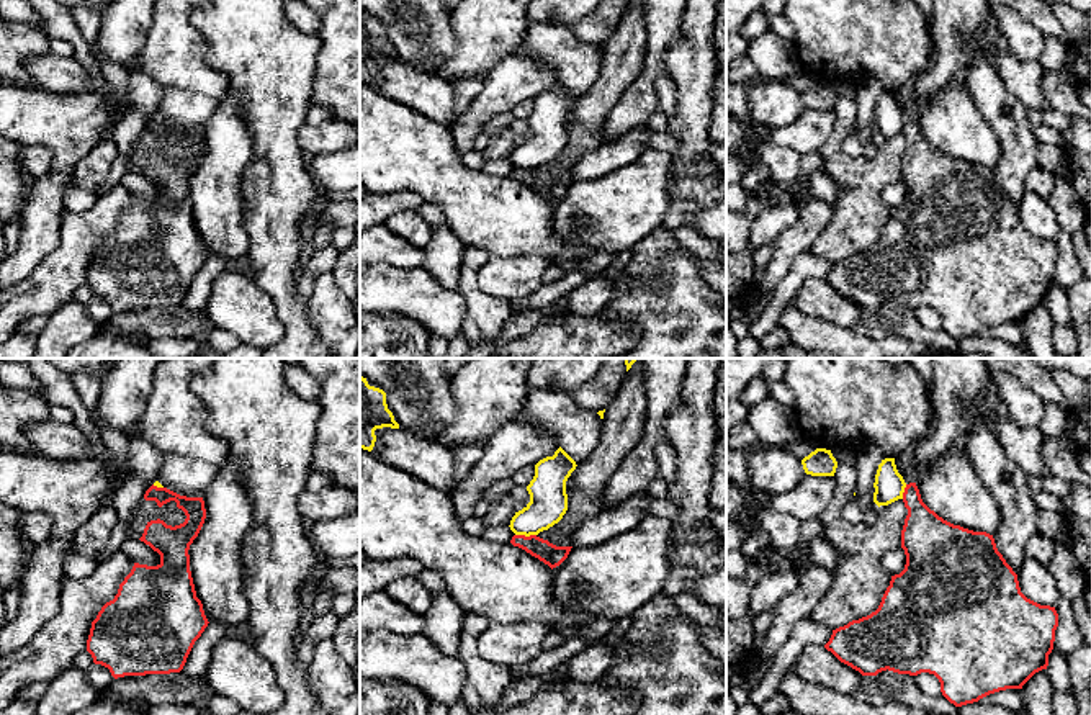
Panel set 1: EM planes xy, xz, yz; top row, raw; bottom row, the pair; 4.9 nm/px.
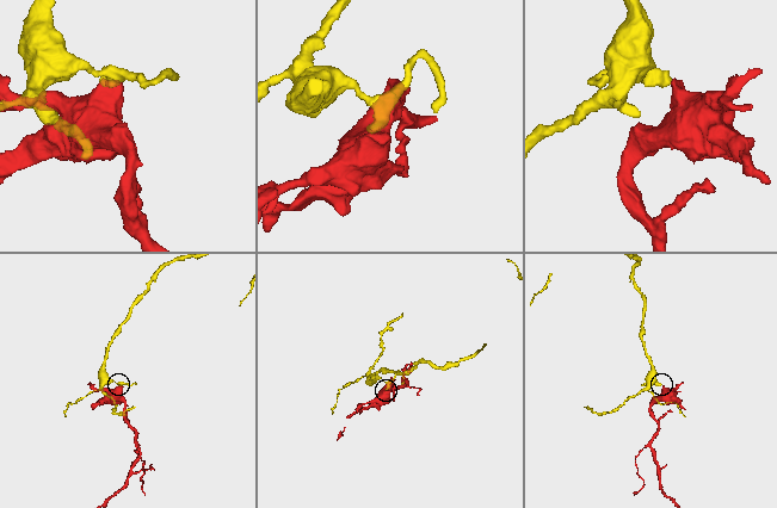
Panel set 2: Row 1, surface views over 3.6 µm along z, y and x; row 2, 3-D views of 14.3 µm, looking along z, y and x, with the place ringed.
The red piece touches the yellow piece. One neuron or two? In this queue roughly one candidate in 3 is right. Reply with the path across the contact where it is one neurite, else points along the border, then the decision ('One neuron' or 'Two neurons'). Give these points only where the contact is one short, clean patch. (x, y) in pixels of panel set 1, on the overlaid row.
Boundary: xz (516, 534), (535, 535). Two neurons

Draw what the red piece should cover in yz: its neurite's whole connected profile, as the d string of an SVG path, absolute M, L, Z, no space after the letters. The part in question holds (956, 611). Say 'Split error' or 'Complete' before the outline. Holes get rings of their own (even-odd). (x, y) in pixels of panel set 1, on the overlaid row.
Complete. M916 483L903 492L908 509L901 530L905 569L891 576L875 612L833 630L824 645L841 663L862 676L882 671L934 674L942 695L962 707L1022 686L1047 669L1058 614L1055 607L1027 599L1017 574L998 551L993 535L954 525L921 499Z

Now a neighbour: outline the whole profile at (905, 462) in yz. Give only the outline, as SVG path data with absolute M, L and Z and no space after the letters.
M926 435L918 438L909 448L906 448L900 456L895 458L896 470L901 476L914 468L916 452L924 443L924 440Z

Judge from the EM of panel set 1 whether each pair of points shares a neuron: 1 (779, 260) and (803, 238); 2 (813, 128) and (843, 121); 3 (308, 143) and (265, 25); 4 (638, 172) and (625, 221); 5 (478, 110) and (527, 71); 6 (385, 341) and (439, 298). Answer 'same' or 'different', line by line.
1: same
2: different
3: different
4: same
5: same
6: different

